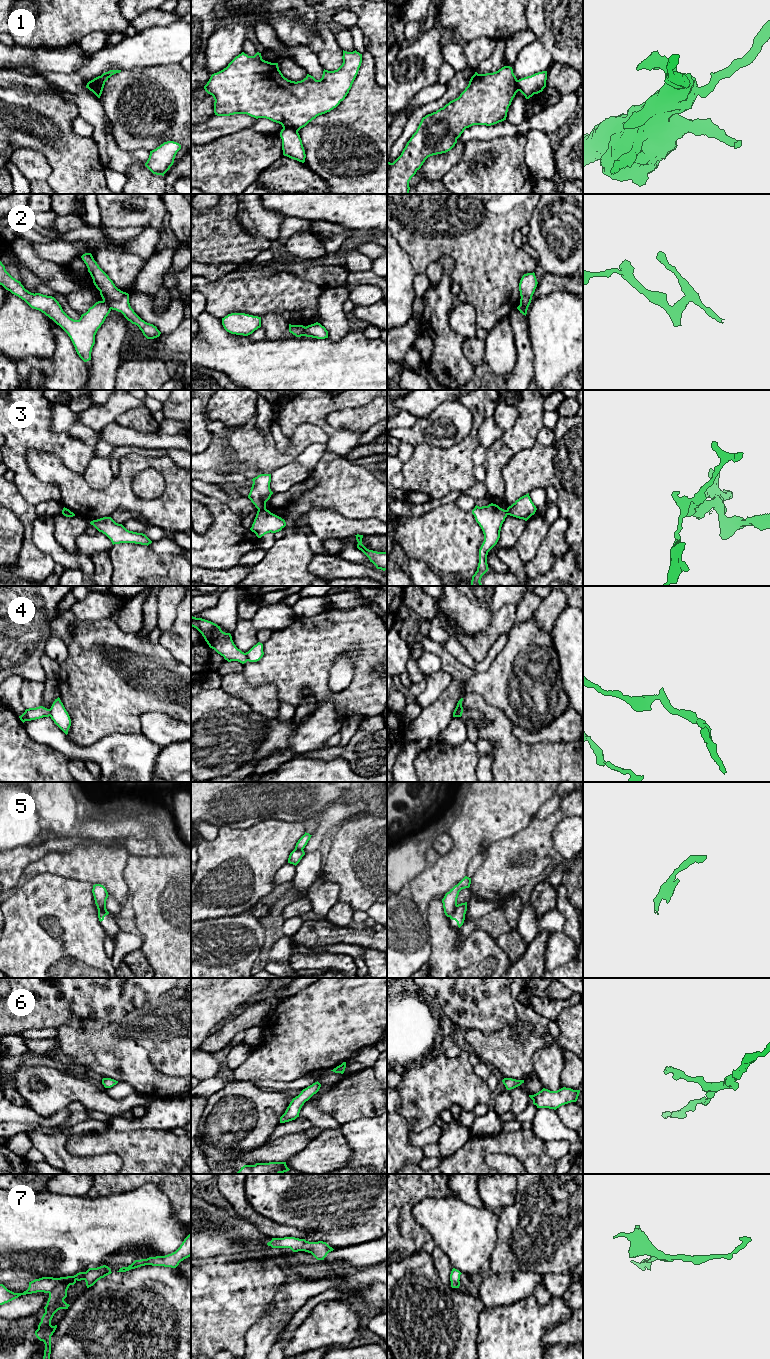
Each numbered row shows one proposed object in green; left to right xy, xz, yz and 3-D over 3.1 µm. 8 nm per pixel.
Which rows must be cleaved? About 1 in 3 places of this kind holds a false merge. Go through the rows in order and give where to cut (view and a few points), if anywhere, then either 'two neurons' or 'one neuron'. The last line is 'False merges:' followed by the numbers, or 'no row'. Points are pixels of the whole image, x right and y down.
1: xz (283, 127), (297, 131) | two neurons
2: xy (103, 300), (111, 308) | two neurons
3: xz (265, 507), (258, 510) | two neurons
4: xz (245, 653), (247, 660) | two neurons
5: yz (456, 904), (456, 907), (449, 916) | two neurons
6: no cut | one neuron
7: no cut | one neuron
False merges: 1, 2, 3, 4, 5

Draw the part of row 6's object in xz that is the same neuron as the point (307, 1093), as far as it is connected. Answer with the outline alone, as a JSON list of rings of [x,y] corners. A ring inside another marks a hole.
[[[317,1081],[303,1089],[298,1096],[292,1099],[285,1113],[280,1117],[280,1123],[289,1122],[299,1117],[300,1110],[304,1103],[316,1094],[320,1087],[321,1084]]]

